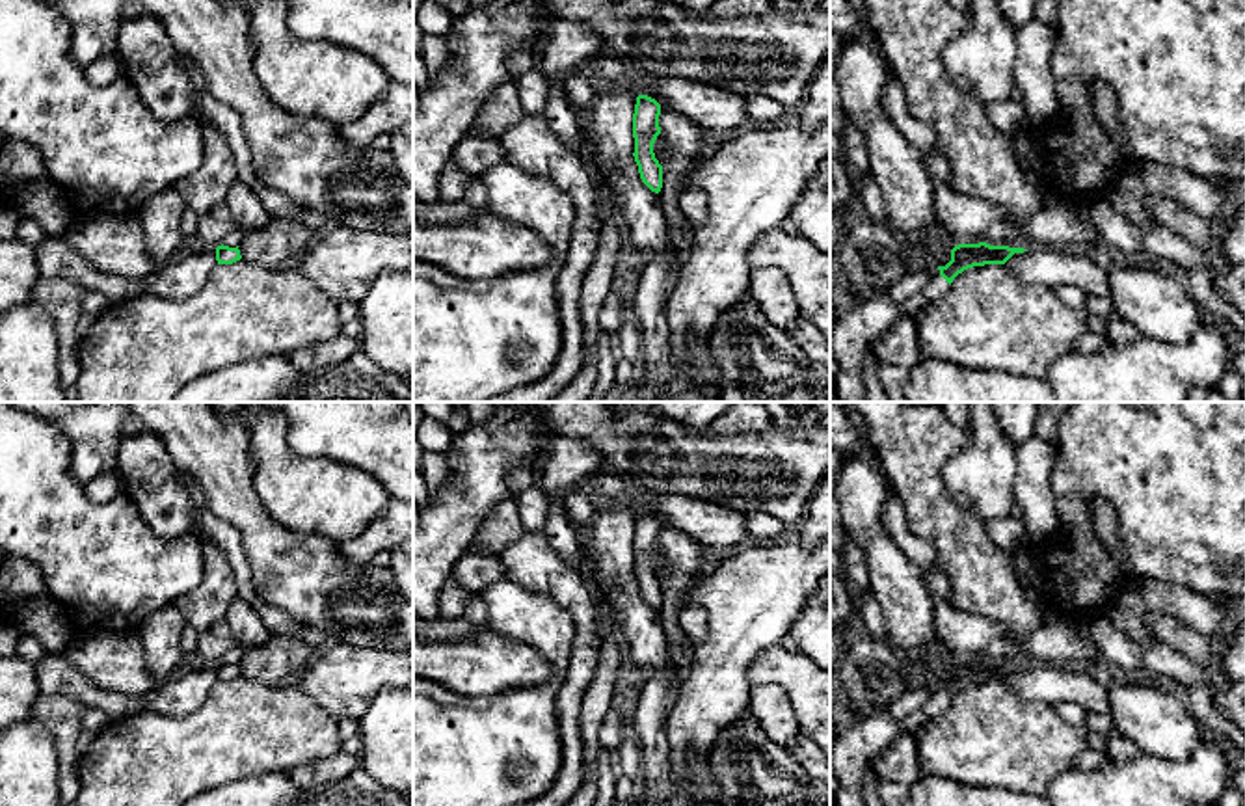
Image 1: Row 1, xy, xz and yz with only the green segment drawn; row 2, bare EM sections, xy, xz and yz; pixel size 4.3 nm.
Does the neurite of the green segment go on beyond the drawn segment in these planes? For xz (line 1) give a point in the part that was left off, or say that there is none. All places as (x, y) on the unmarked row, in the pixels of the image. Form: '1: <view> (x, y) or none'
1: none

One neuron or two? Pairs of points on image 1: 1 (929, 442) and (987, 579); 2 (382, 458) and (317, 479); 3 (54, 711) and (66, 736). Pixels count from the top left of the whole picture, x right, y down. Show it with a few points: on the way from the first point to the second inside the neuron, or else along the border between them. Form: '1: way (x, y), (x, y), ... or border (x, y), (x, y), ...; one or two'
1: way (929, 475), (929, 507), (961, 538), (963, 546); one
2: border (311, 456), (363, 470), (389, 494); two
3: way (60, 717), (66, 730); one

